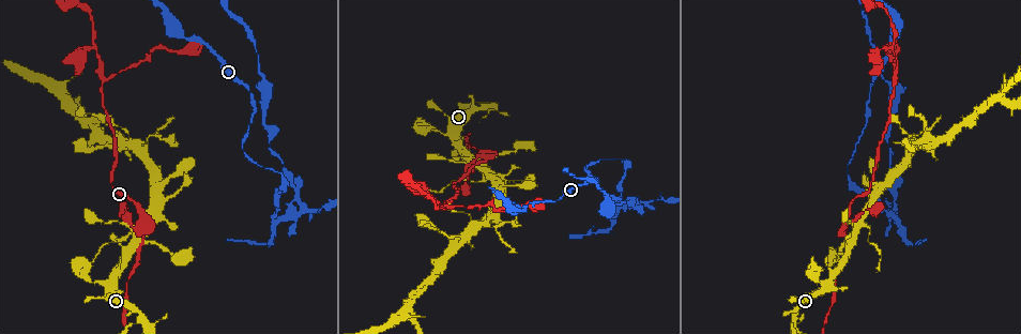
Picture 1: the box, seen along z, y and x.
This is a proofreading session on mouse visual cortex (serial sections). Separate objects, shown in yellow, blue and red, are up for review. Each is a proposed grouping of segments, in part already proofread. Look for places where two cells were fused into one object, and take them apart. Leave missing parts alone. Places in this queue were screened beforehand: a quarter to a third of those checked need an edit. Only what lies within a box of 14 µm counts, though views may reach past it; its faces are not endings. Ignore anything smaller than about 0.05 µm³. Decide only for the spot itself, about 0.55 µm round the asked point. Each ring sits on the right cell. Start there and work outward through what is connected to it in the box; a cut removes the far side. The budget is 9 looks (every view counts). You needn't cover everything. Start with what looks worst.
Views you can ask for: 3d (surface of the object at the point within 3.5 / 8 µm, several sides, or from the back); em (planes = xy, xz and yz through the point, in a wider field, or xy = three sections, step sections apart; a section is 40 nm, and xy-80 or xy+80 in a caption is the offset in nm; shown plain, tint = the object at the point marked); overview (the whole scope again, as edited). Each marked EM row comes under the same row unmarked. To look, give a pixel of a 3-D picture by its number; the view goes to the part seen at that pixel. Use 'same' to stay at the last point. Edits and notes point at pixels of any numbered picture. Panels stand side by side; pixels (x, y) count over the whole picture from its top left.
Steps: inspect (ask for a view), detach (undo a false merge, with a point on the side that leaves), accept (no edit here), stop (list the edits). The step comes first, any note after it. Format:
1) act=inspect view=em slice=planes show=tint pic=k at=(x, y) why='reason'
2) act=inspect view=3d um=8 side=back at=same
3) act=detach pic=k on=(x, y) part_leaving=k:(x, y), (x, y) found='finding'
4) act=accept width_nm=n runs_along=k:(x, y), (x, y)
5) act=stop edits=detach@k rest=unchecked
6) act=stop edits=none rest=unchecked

act=inspect view=3d um=3.5 pic=1 at=(620, 207)

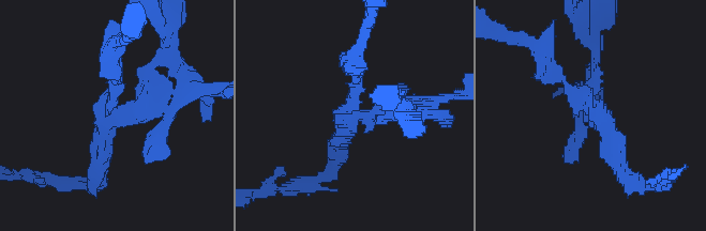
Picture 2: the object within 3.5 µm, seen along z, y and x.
act=inspect view=em slice=xy step=2 show=tint pic=2 at=(352, 114)

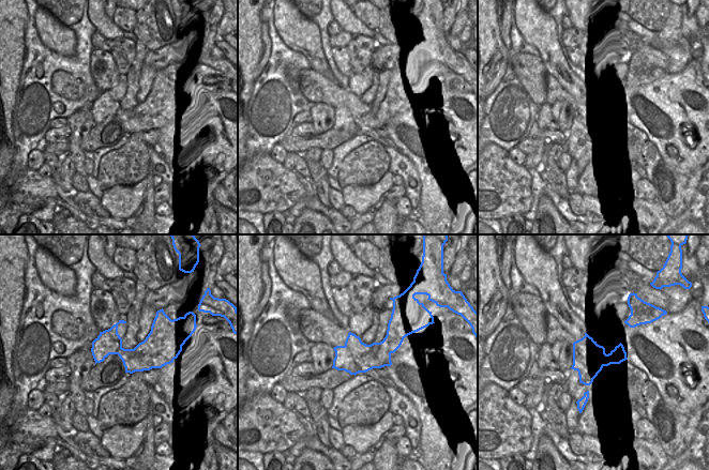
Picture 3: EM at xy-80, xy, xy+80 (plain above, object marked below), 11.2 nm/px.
act=detach pic=2 on=(584, 134) found='a second cell is stuck on'

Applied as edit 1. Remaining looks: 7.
act=inspect view=em slice=xy step=5 show=tint pic=1 at=(103, 83) why='three-way junction'

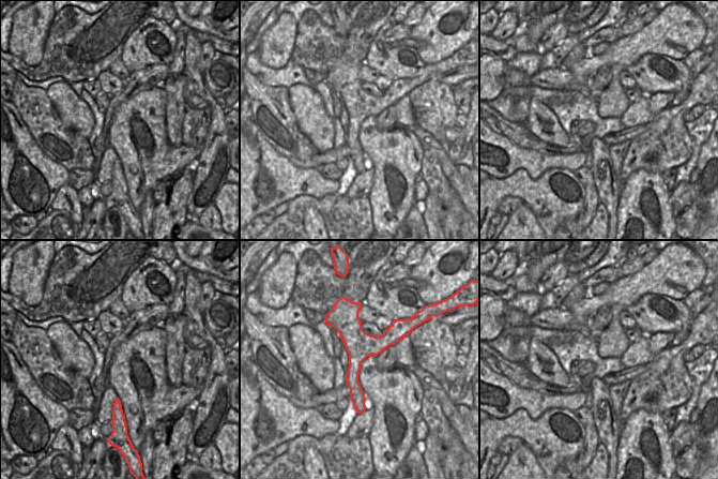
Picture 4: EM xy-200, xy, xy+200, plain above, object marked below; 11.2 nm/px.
act=inspect view=3d um=3.5 at=same why='see where the arms go'

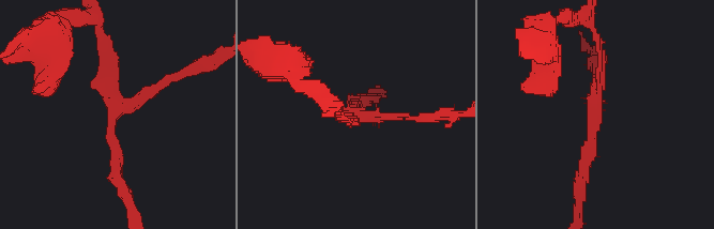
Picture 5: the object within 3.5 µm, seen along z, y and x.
act=accept runs_along=5:(119, 181), (103, 40) found='continuous, no second cell'

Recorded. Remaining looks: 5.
act=inspect view=3d um=3.5 pic=1 at=(486, 104) why='a narrow waist'

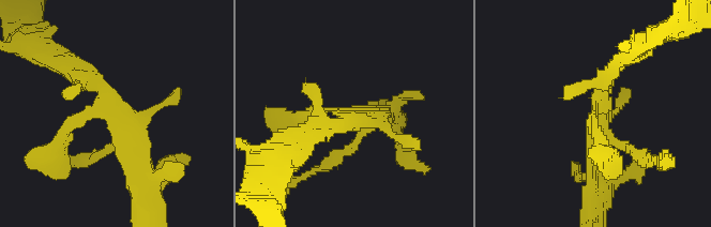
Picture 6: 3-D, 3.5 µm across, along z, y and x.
act=inspect view=em slice=xy step=3 show=tint pic=6 at=(600, 107) why='need the tissue'

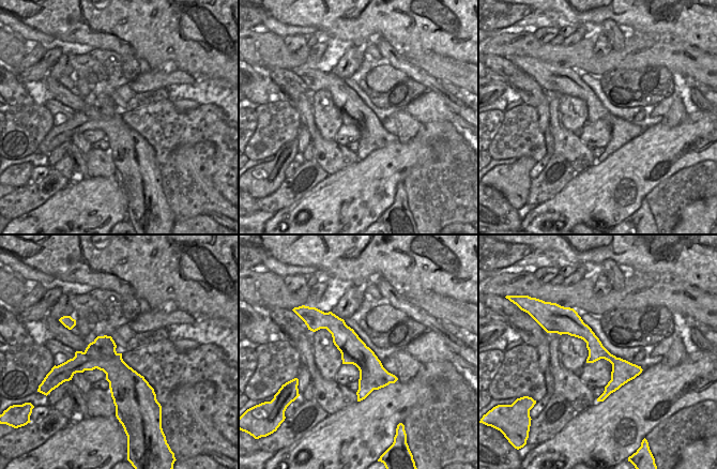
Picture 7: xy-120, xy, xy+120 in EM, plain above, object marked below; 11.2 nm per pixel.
act=inspect view=em slice=xy step=1 show=tint at=same

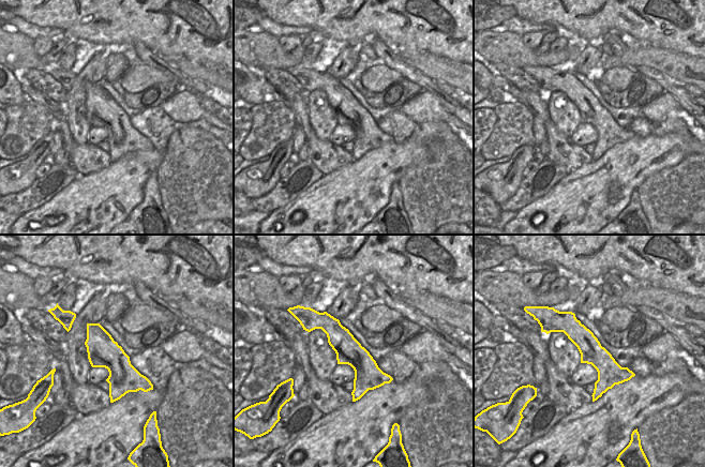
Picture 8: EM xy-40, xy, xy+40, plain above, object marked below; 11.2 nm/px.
act=accept runs_along=6:(62, 62), (132, 122), (171, 99) found='one cell here'

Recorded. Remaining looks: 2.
act=inspect view=3d um=3.5 pic=1 at=(132, 242) why='four arms meet'

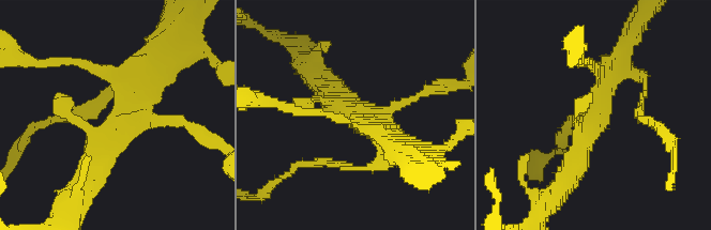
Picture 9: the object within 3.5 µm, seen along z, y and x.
act=accept runs_along=9:(87, 177), (149, 64) found='one cell here'

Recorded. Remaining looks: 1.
act=stop edits=detach@2 rest=unchecked

